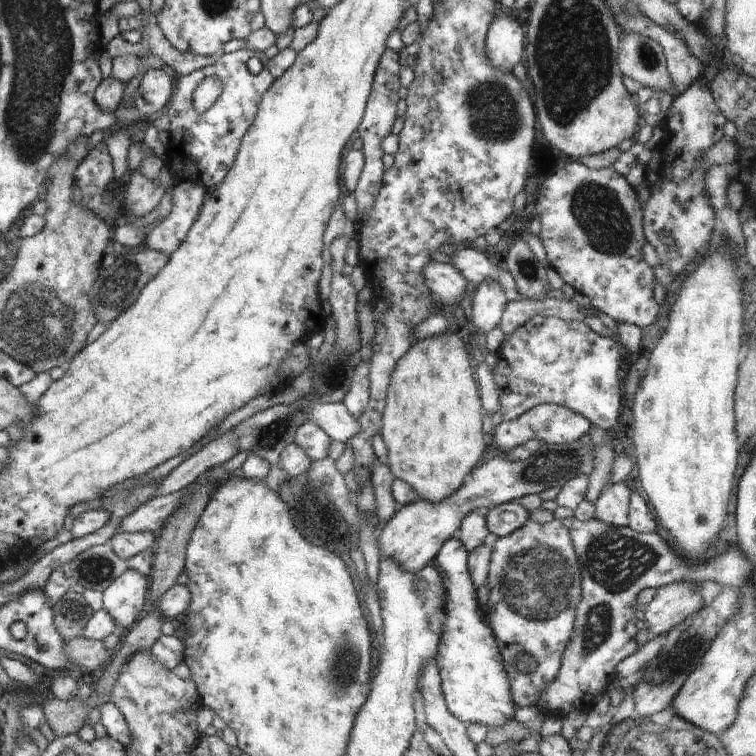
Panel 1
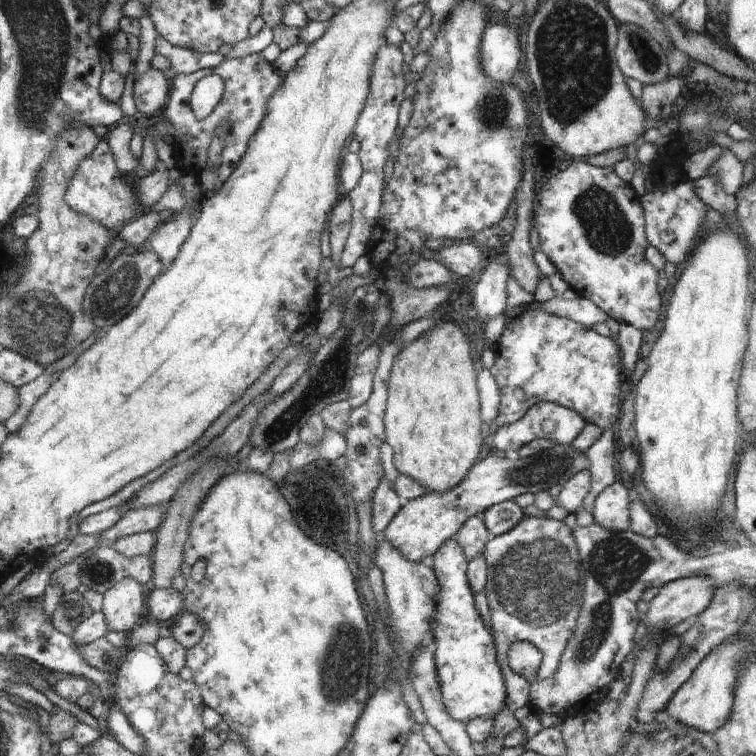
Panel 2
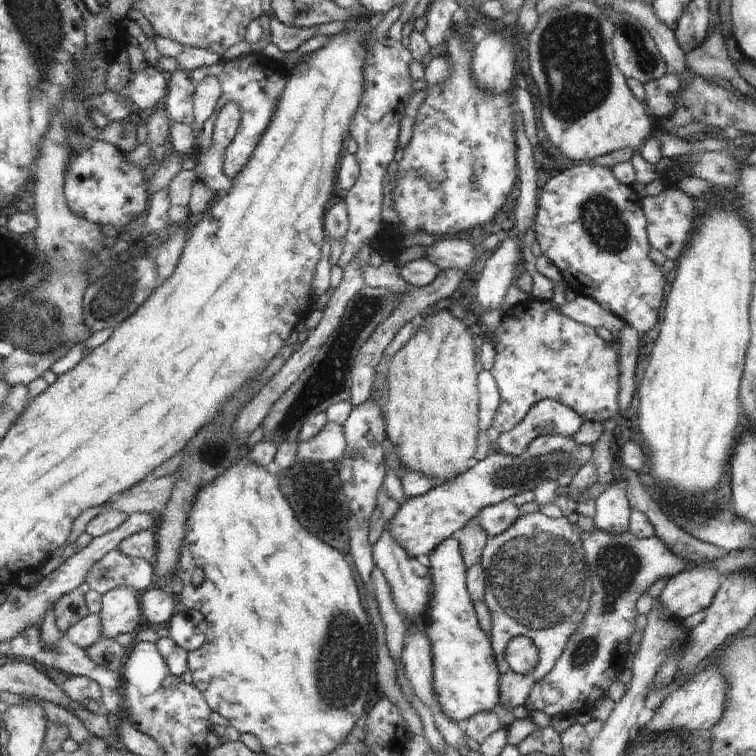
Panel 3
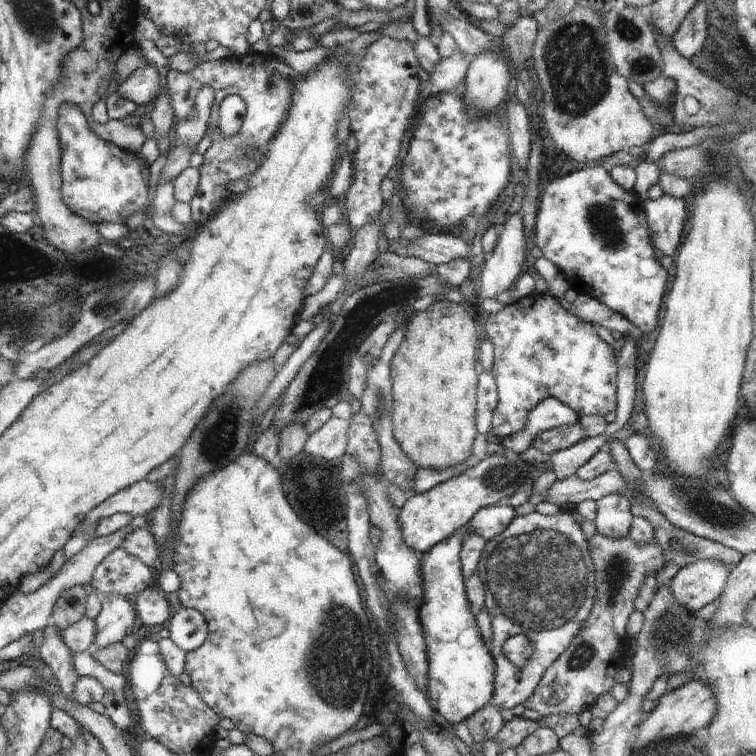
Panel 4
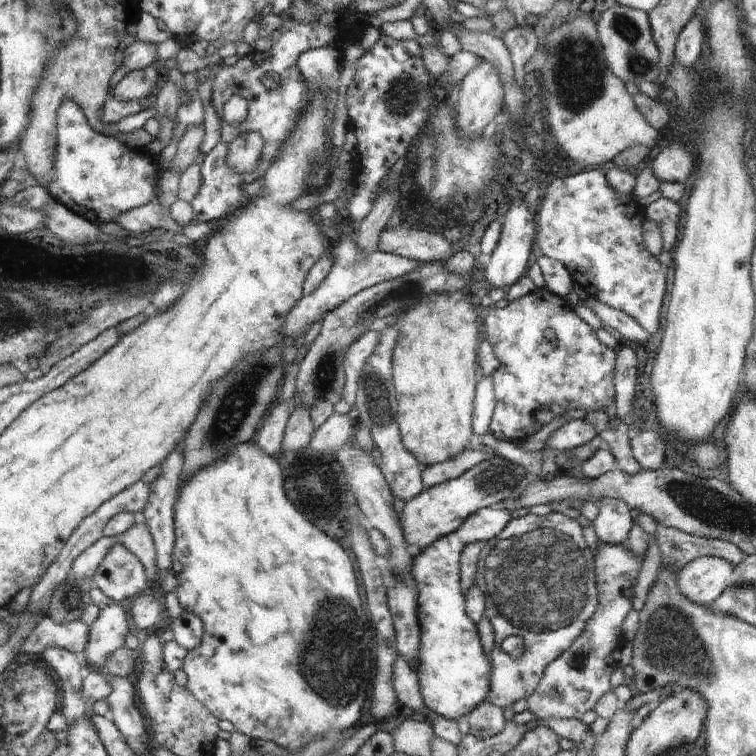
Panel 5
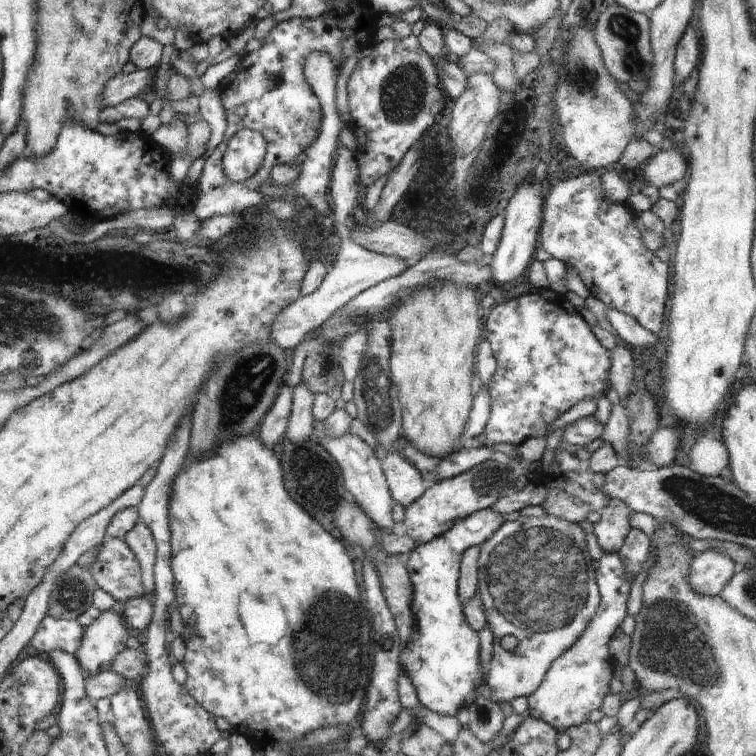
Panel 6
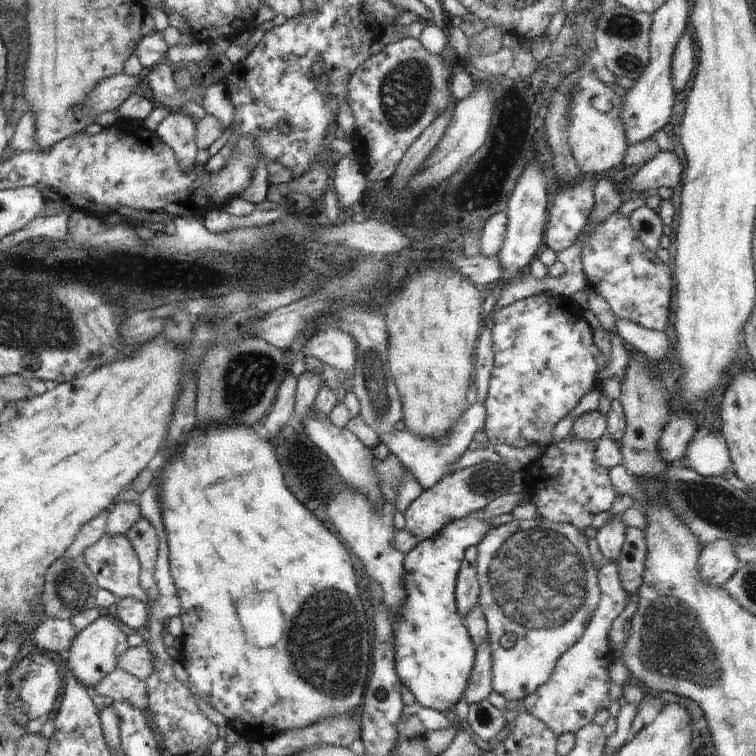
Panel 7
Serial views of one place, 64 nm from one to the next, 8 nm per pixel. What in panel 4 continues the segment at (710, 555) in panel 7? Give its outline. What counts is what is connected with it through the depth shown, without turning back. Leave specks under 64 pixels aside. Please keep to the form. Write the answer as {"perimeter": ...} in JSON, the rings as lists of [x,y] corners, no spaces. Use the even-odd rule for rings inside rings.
{"perimeter":[[[700,559],[681,568],[668,586],[677,603],[696,614],[721,596],[729,571],[723,562]]]}

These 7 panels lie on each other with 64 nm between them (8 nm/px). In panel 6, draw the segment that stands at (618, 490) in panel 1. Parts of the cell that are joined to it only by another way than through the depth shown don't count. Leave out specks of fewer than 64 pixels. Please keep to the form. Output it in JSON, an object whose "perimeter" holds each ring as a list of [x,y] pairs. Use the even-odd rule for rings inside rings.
{"perimeter":[[[610,499],[598,512],[601,519],[593,526],[600,548],[606,553],[618,553],[631,529],[628,521],[631,508],[620,499]]]}

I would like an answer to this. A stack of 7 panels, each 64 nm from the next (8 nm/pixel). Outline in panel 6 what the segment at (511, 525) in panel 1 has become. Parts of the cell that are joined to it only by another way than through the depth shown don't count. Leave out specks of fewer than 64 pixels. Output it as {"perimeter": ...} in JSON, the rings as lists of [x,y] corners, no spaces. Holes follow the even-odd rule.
{"perimeter":[[[490,507],[478,510],[465,519],[456,521],[452,528],[433,538],[430,542],[417,544],[416,548],[404,557],[405,567],[411,582],[412,598],[411,611],[413,616],[413,635],[410,635],[407,645],[402,647],[399,656],[399,665],[405,668],[405,673],[413,682],[420,704],[434,712],[456,716],[460,709],[480,696],[479,684],[486,679],[483,676],[481,660],[479,658],[480,643],[478,633],[470,628],[463,613],[463,604],[458,594],[458,579],[460,576],[462,553],[470,547],[480,546],[487,538],[496,532],[504,523],[503,516],[492,512]]]}

